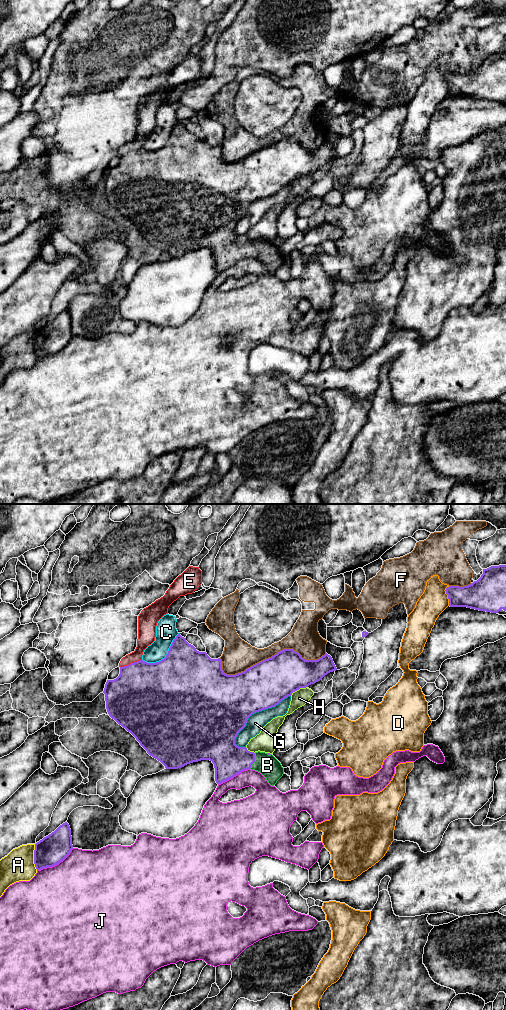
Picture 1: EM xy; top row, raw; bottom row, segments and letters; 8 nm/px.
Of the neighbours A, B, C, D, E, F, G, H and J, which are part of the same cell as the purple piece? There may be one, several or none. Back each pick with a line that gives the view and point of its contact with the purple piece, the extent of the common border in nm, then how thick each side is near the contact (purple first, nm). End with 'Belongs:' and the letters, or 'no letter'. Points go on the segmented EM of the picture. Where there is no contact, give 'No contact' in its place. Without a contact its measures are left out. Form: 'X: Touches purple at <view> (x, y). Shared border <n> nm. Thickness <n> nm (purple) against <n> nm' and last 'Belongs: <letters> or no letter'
B: Touches purple at xy (254, 761). Shared border 140 nm. Thickness 260 nm (purple) against 170 nm
Belongs: B

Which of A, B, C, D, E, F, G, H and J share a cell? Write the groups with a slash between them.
A / B / C / D / E / F G / H / J

